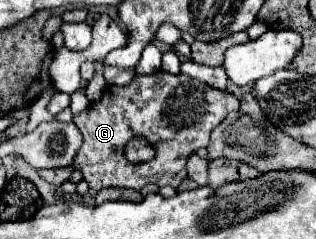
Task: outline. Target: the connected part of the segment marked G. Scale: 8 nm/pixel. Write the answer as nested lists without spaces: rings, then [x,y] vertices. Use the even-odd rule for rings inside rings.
[[[155,71],[153,75],[135,75],[127,87],[115,87],[115,85],[107,87],[99,103],[91,105],[81,115],[73,117],[75,125],[83,133],[83,145],[79,153],[75,155],[73,167],[83,173],[83,179],[89,183],[93,191],[99,191],[105,187],[125,187],[125,189],[141,191],[141,187],[147,183],[155,183],[157,187],[165,187],[165,185],[179,187],[179,183],[187,177],[185,159],[191,153],[195,153],[199,147],[207,147],[211,131],[233,111],[239,111],[239,97],[229,93],[227,89],[223,91],[223,89],[209,87],[183,73],[173,75],[167,71]],[[135,135],[143,135],[145,139],[149,139],[149,143],[155,145],[157,155],[151,161],[145,161],[139,165],[125,161],[123,157],[125,143]]]

